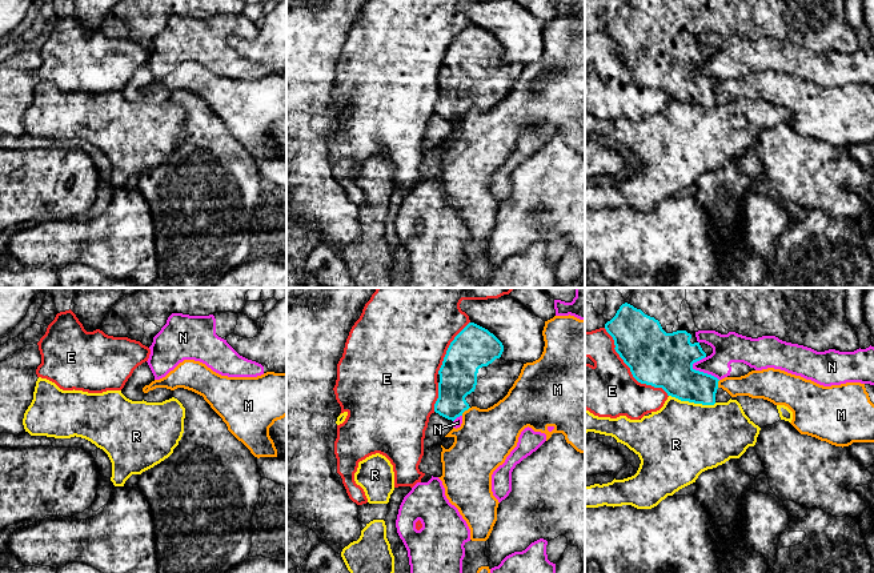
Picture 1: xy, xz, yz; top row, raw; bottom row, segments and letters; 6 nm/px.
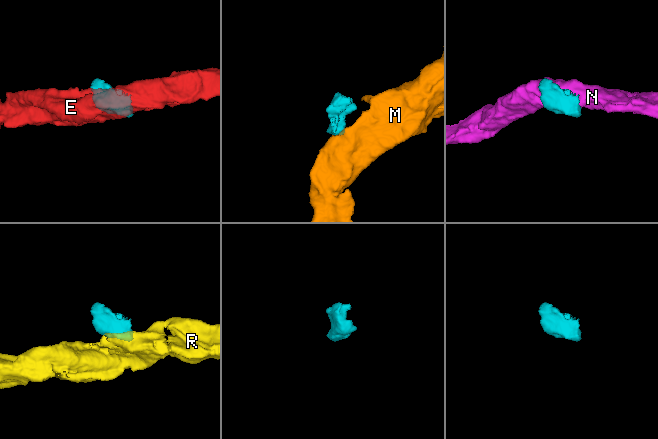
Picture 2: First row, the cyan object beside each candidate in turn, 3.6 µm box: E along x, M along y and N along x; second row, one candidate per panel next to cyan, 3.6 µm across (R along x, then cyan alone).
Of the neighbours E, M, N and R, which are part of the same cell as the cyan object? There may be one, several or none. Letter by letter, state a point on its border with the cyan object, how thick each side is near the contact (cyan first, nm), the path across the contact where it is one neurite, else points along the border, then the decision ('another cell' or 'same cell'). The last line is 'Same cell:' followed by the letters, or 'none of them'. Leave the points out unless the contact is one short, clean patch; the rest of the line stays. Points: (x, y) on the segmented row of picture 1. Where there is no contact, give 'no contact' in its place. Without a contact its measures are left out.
E: meets cyan in yz at (630, 371); 340 nm thick on the cyan side, 340 nm on the other; another cell
M: meets cyan in xz at (465, 409); 220 nm thick on the cyan side, 340 nm on the other; border along xz (469, 407), (461, 415); another cell
N: meets cyan in yz at (705, 373); 320 nm thick on the cyan side, 180 nm on the other; another cell
R: meets cyan in yz at (693, 401); 280 nm thick on the cyan side, 460 nm on the other; another cell
Same cell: none of them

